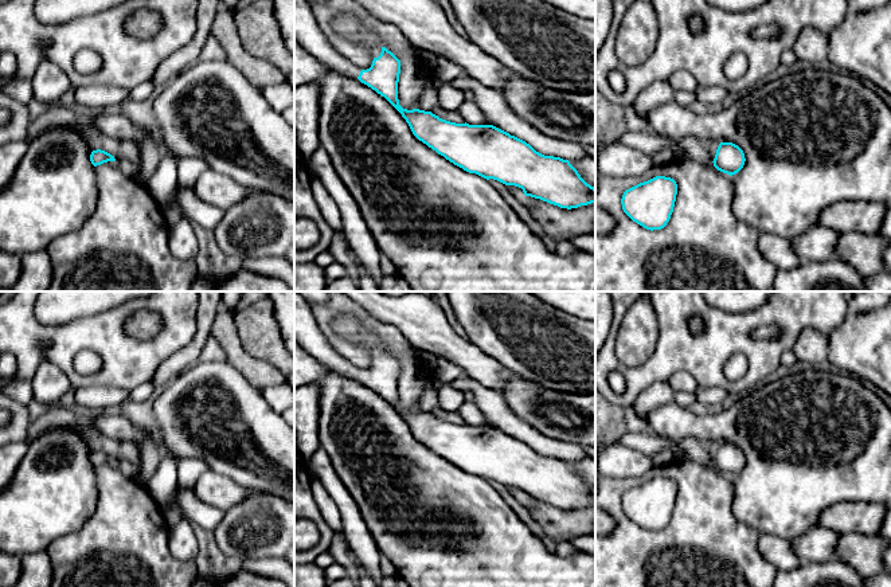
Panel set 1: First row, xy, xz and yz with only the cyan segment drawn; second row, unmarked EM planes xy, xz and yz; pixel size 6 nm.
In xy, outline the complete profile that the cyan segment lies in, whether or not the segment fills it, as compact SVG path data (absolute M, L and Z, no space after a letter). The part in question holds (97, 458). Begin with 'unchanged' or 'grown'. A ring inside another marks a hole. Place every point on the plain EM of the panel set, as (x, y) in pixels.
unchanged; M97 450L91 453L90 462L94 467L97 467L108 462L116 462L116 459L110 454Z

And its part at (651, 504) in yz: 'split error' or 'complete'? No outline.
complete

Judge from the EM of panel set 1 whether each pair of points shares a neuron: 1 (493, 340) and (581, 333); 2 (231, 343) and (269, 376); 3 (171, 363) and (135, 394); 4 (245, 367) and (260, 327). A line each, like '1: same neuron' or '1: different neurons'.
1: same neuron
2: same neuron
3: different neurons
4: different neurons

